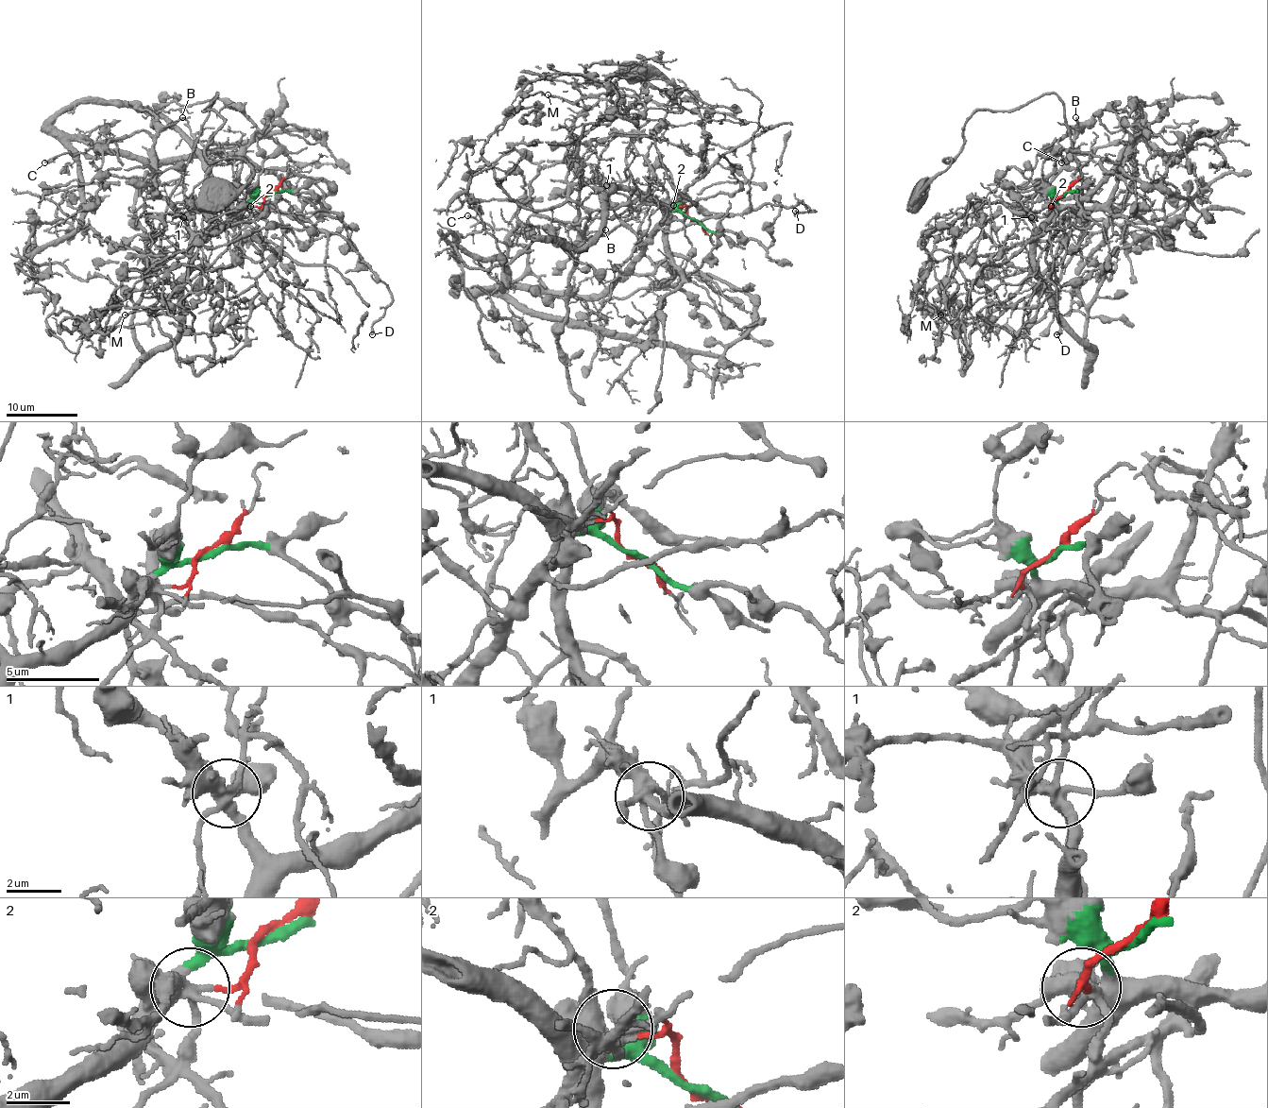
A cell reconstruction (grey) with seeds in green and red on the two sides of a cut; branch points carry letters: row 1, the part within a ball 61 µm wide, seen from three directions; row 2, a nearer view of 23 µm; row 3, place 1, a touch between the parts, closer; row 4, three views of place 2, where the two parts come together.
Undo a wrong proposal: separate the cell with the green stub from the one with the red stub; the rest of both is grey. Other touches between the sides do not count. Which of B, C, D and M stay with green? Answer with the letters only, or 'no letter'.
B, C, D

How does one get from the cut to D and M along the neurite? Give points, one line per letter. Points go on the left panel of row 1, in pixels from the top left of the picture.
D: (271, 194), (237, 212), (278, 212), (338, 233), (386, 286), (392, 300), (372, 326), (372, 334)
M: (269, 194), (240, 213), (224, 201), (240, 203), (210, 222), (183, 306), (125, 315)

